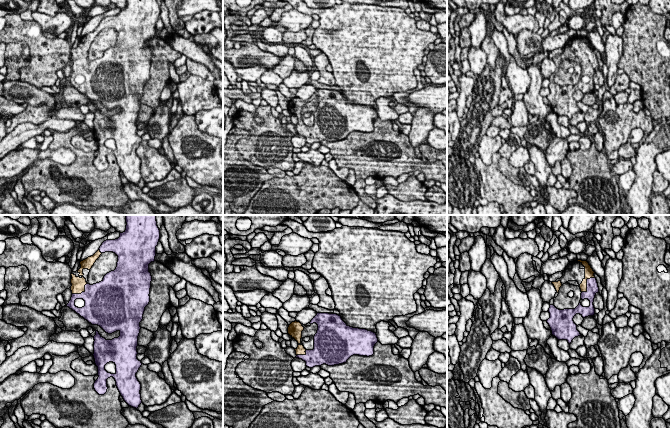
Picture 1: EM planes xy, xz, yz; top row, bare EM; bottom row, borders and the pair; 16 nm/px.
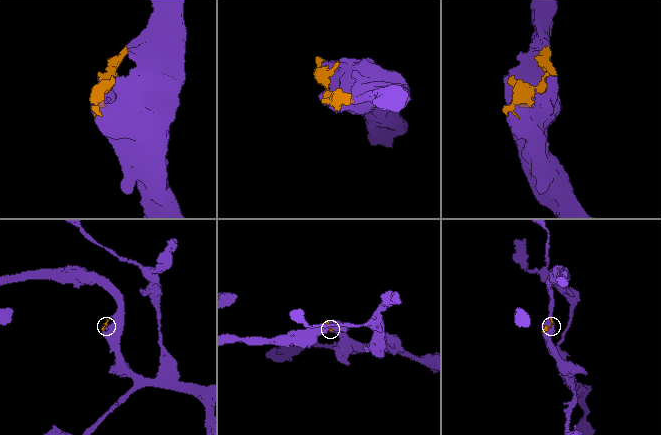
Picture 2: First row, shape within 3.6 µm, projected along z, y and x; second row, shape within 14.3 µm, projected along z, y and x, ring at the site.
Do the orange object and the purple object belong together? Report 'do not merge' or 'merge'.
merge

